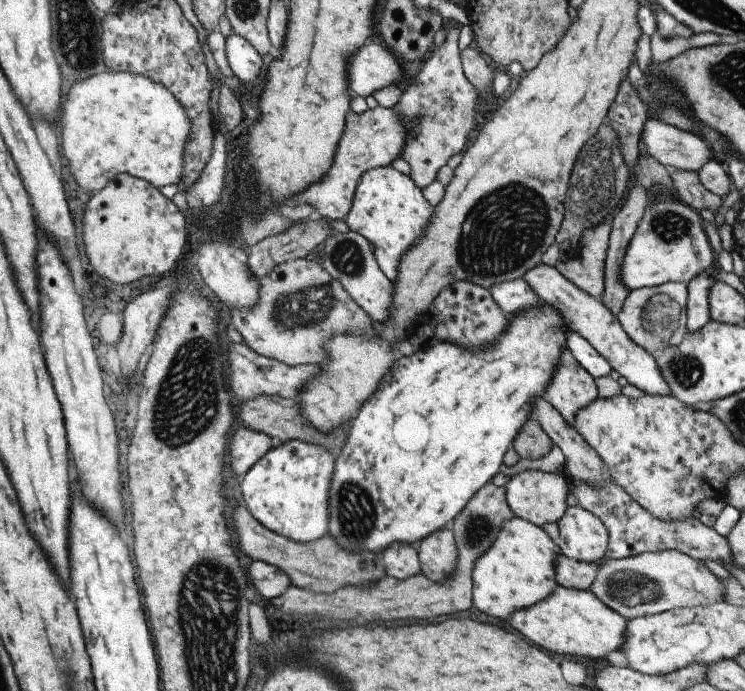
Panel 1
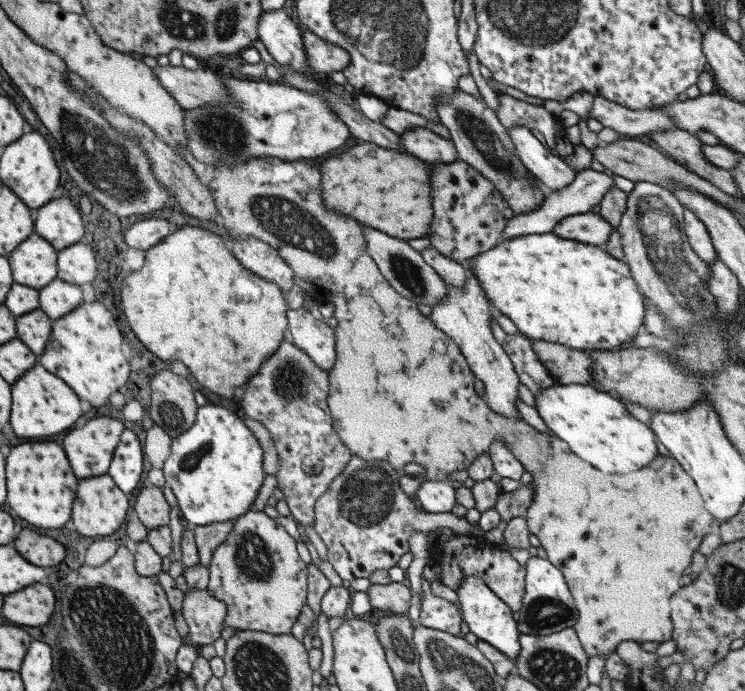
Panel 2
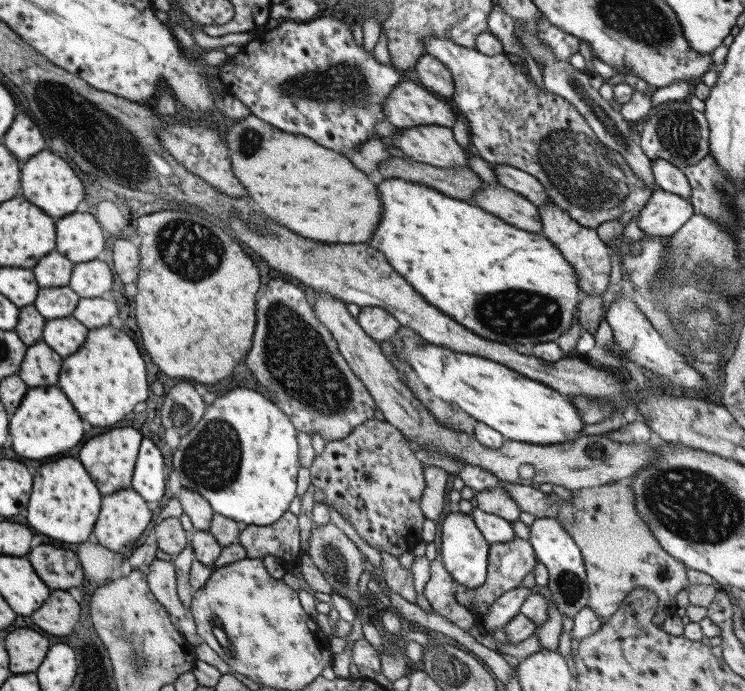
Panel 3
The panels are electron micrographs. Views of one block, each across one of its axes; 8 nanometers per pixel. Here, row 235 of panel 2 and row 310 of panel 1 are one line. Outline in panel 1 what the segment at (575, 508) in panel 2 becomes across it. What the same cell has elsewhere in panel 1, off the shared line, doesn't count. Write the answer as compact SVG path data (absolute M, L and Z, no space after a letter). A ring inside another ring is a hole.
M301 258L279 264L260 279L260 284L256 306L246 308L246 310L230 308L230 316L232 316L230 322L244 338L243 344L266 358L292 366L310 364L310 362L318 364L326 360L322 344L328 342L330 336L338 332L360 332L368 336L374 334L370 316L360 306L354 304L354 300L350 298L350 294L344 290L342 284L324 270L317 258Z

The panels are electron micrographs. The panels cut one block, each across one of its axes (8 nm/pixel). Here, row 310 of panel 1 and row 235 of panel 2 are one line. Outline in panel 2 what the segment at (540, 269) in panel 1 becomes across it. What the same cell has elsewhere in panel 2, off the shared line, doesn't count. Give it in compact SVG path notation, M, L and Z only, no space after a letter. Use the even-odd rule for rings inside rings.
M588 211L560 219L553 228L554 234L565 239L602 247L610 238L613 226L600 214Z

